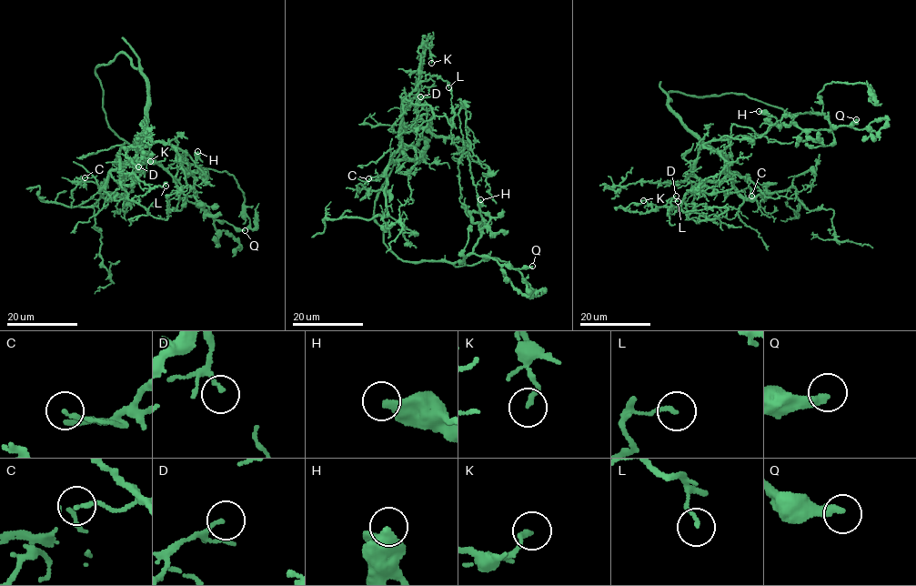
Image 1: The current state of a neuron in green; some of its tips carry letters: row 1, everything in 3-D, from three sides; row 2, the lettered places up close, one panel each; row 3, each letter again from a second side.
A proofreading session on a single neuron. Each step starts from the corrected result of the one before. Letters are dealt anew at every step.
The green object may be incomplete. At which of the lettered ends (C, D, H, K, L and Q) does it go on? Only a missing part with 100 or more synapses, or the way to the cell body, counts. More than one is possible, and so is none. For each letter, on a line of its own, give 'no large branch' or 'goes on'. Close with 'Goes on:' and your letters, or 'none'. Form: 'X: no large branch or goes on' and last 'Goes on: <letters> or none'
C: no large branch
D: no large branch
H: no large branch
K: no large branch
L: no large branch
Q: no large branch
Goes on: none

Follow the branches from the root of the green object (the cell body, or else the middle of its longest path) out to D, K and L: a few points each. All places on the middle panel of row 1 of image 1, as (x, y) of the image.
D: (468, 157), (468, 146), (458, 139), (434, 136), (415, 126), (400, 132), (402, 100), (416, 85), (420, 96)
K: (468, 157), (458, 139), (415, 126), (400, 132), (419, 46), (431, 63)
L: (468, 157), (468, 146), (458, 139), (415, 126), (400, 132), (402, 100), (417, 85), (437, 75), (448, 87)

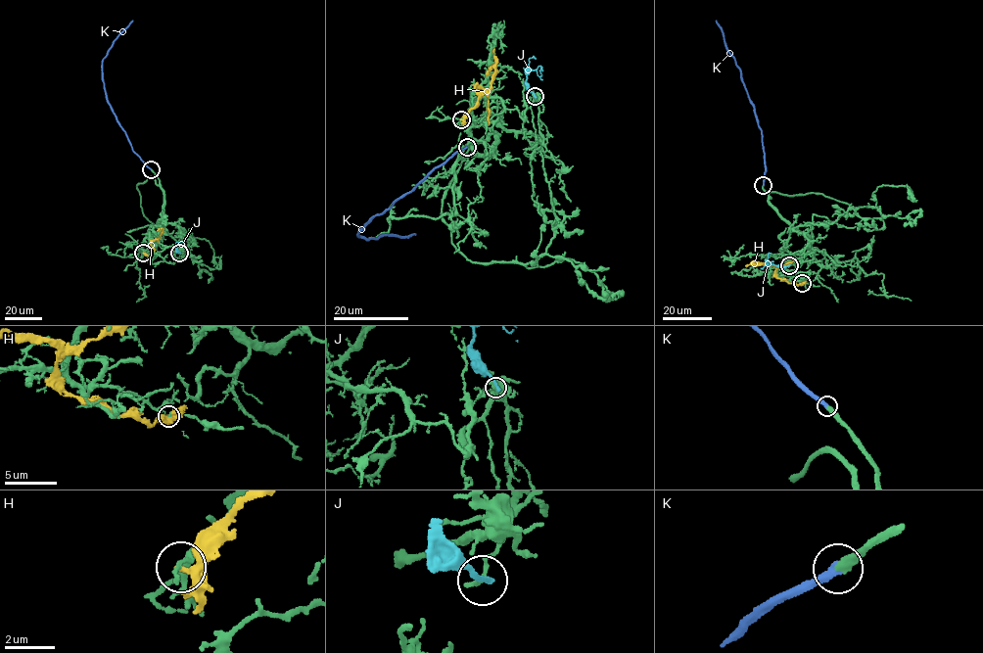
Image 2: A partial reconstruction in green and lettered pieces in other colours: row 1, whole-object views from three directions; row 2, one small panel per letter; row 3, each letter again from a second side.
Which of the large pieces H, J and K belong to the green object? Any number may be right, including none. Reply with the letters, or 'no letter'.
K

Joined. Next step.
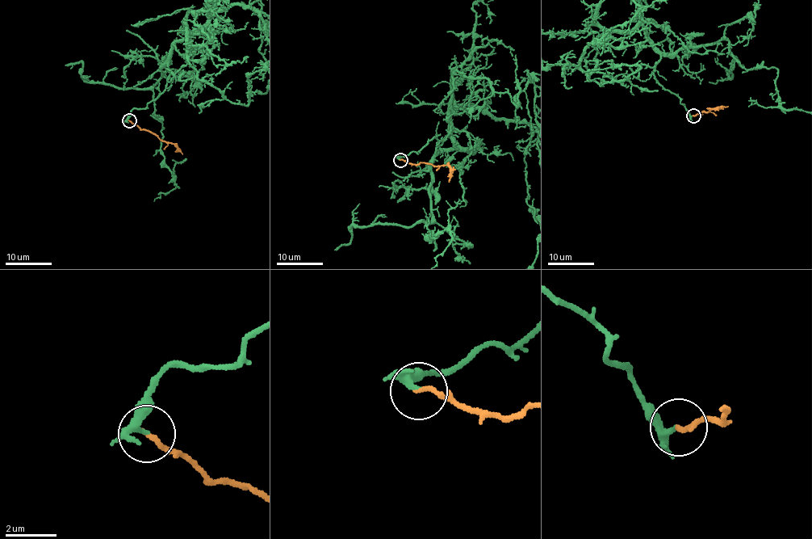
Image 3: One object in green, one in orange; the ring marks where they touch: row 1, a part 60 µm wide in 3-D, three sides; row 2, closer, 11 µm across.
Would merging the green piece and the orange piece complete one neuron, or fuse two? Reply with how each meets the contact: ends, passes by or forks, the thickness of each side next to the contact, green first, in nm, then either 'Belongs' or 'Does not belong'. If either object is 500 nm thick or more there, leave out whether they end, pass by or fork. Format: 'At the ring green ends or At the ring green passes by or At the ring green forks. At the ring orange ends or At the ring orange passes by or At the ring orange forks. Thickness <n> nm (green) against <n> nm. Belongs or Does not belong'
At the ring green forks. At the ring orange ends. Thickness 180 nm (green) against 180 nm. Belongs

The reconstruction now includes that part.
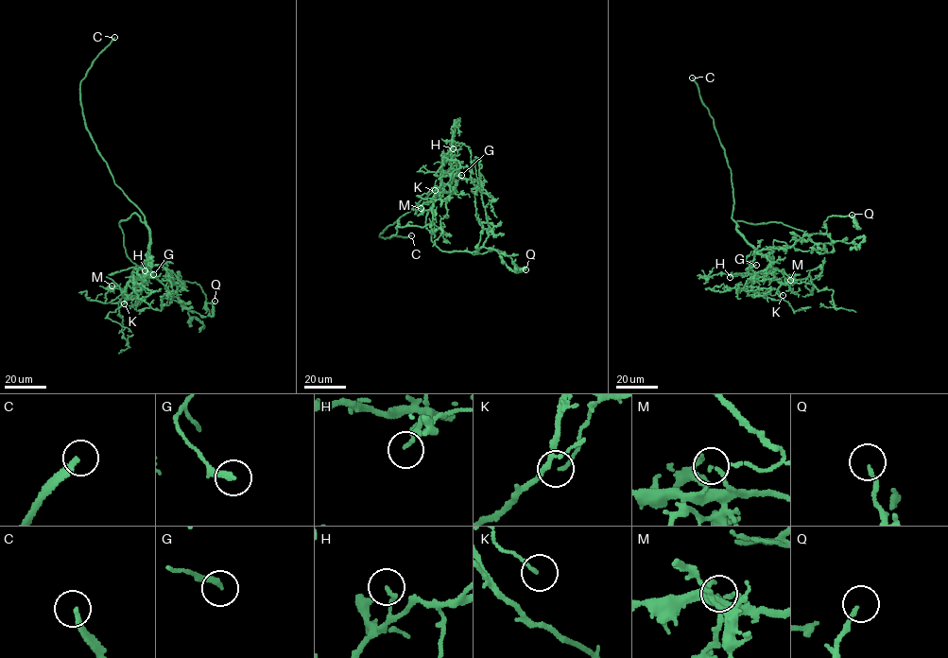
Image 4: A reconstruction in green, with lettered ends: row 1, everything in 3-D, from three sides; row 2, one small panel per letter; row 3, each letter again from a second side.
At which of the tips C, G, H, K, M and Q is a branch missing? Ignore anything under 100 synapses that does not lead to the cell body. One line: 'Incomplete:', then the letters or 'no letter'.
Incomplete: C

